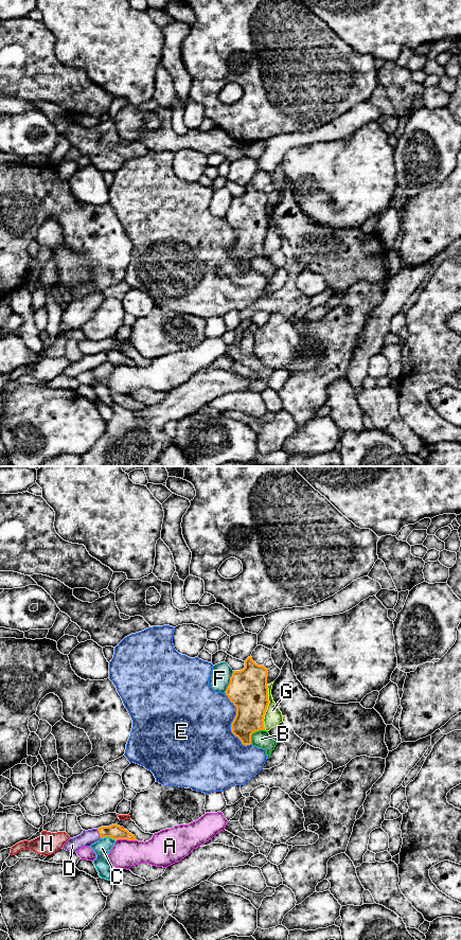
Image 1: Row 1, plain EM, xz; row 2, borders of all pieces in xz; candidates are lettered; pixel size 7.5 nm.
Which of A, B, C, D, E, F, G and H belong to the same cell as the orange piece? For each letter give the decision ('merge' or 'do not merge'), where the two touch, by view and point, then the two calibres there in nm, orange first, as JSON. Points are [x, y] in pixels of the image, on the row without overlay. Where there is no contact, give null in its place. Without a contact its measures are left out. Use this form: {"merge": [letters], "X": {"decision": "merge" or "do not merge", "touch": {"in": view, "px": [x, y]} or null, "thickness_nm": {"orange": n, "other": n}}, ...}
{"merge": ["D"], "A": {"decision": "do not merge", "touch": {"in": "xz", "px": [125, 364]}, "thickness_nm": {"orange": 110, "other": 220}}, "B": {"decision": "do not merge", "touch": {"in": "xz", "px": [253, 256]}, "thickness_nm": {"orange": 260, "other": 140}}, "C": {"decision": "do not merge", "touch": {"in": "xz", "px": [108, 361]}, "thickness_nm": {"orange": 110, "other": 130}}, "D": {"decision": "merge", "touch": {"in": "xz", "px": [99, 358]}, "thickness_nm": {"orange": 110, "other": 110}}, "E": {"decision": "do not merge", "touch": {"in": "xz", "px": [232, 247]}, "thickness_nm": {"orange": 280, "other": 480}}, "F": {"decision": "do not merge", "touch": {"in": "xz", "px": [230, 207]}, "thickness_nm": {"orange": 300, "other": 150}}, "G": {"decision": "do not merge", "touch": {"in": "xz", "px": [267, 231]}, "thickness_nm": {"orange": 300, "other": 130}}, "H": {"decision": "do not merge", "touch": {"in": "xz", "px": [122, 353]}, "thickness_nm": {"orange": 110, "other": 20}}}

